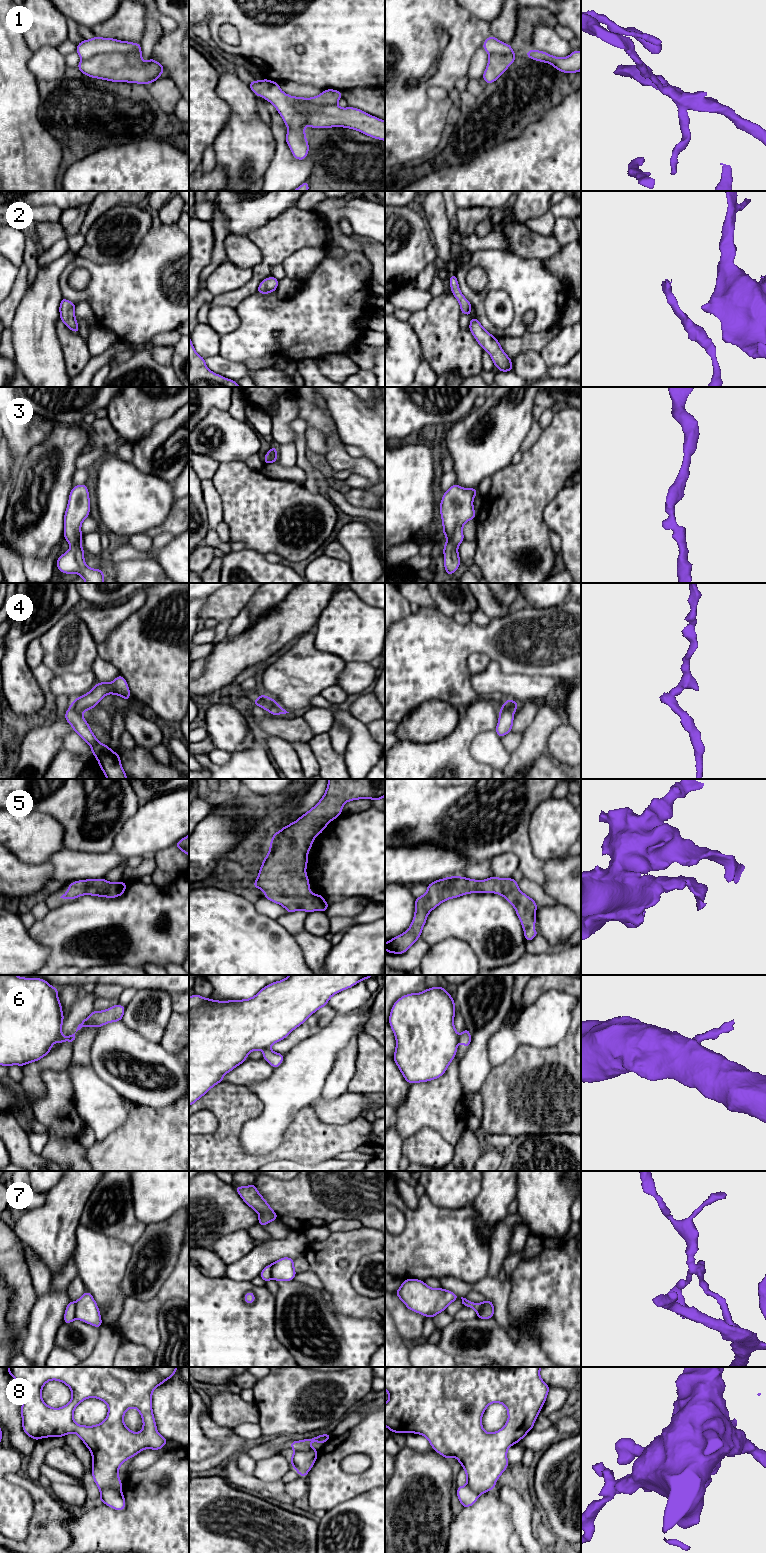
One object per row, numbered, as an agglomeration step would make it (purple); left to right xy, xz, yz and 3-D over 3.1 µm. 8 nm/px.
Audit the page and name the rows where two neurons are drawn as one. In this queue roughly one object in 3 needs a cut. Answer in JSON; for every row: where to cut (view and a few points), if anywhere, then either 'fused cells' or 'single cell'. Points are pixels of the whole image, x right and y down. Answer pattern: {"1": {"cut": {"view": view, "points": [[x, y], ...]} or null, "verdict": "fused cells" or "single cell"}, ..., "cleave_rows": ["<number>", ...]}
{"1": {"cut": {"view": "xy", "points": [[140, 49], [129, 52], [99, 53], [82, 60]]}, "verdict": "fused cells"}, "2": {"cut": null, "verdict": "single cell"}, "3": {"cut": null, "verdict": "single cell"}, "4": {"cut": {"view": "xy", "points": [[71, 704], [80, 712]]}, "verdict": "fused cells"}, "5": {"cut": null, "verdict": "single cell"}, "6": {"cut": {"view": "yz", "points": [[459, 1035], [457, 1042]]}, "verdict": "fused cells"}, "7": {"cut": {"view": "xy", "points": [[74, 1302], [76, 1317]]}, "verdict": "fused cells"}, "8": {"cut": {"view": "xz", "points": [[295, 1450], [316, 1451]]}, "verdict": "fused cells"}, "cleave_rows": ["1", "4", "6", "7", "8"]}

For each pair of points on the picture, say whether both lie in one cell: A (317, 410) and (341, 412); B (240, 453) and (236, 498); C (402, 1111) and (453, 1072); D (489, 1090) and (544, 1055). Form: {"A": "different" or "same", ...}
{"A": "different", "B": "different", "C": "same", "D": "same"}

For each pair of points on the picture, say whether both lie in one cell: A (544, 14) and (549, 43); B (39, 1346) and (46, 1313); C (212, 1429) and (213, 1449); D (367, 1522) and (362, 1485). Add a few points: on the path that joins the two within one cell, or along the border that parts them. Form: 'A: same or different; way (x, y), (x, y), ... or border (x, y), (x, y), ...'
A: different; border (553, 27), (546, 25), (535, 26), (531, 43)
B: same; way (39, 1338), (44, 1321)
C: different; border (200, 1420), (202, 1431), (222, 1443), (203, 1460)
D: different; border (374, 1487), (341, 1502)

